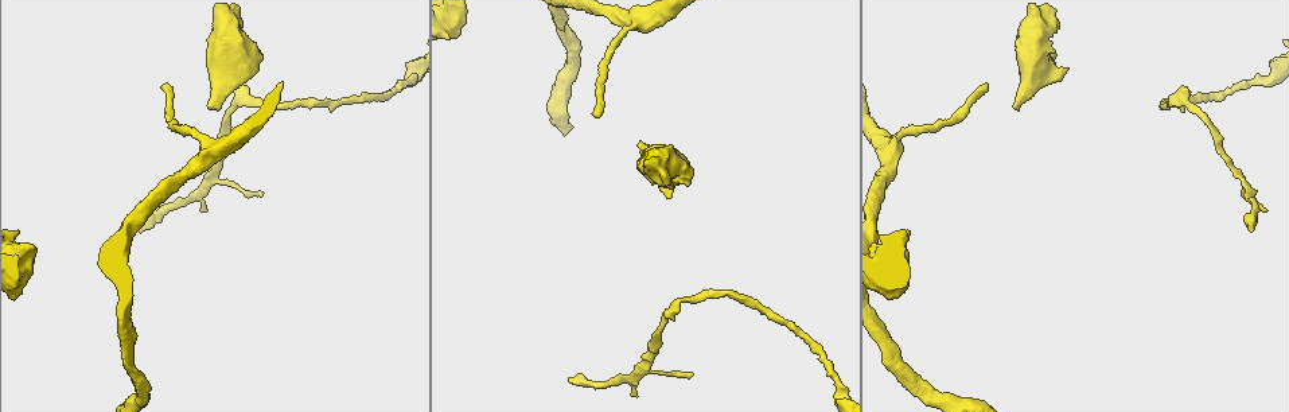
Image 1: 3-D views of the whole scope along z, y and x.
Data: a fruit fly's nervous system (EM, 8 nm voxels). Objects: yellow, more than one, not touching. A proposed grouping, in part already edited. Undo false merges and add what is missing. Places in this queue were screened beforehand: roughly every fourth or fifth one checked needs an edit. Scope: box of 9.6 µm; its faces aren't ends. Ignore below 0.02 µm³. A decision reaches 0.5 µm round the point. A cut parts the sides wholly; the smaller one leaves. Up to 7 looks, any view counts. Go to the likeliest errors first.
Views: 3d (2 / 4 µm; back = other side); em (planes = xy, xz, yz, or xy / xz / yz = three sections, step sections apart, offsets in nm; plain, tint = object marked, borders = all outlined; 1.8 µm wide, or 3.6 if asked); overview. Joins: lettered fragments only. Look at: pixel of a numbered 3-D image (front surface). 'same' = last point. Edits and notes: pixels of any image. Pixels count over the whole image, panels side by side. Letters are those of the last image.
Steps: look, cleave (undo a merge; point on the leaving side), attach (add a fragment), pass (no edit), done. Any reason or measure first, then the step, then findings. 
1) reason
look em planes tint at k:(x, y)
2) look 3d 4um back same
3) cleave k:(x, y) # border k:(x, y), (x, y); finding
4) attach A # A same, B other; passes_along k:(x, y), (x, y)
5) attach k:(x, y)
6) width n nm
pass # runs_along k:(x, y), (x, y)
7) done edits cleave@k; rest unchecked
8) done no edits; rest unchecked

look 3d 4um at 1:(987, 86)

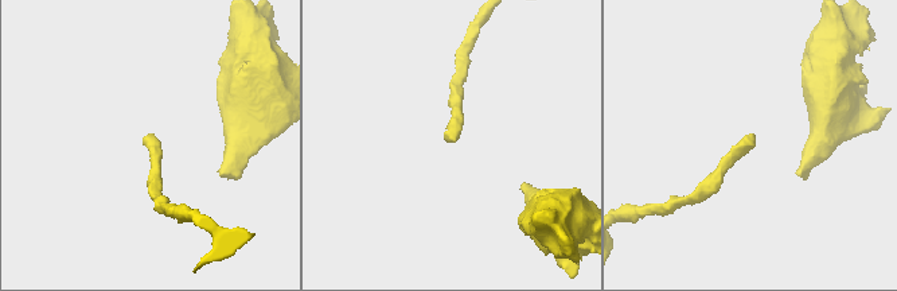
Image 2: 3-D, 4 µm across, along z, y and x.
need the tissue
look em planes borders at 2:(754, 145)

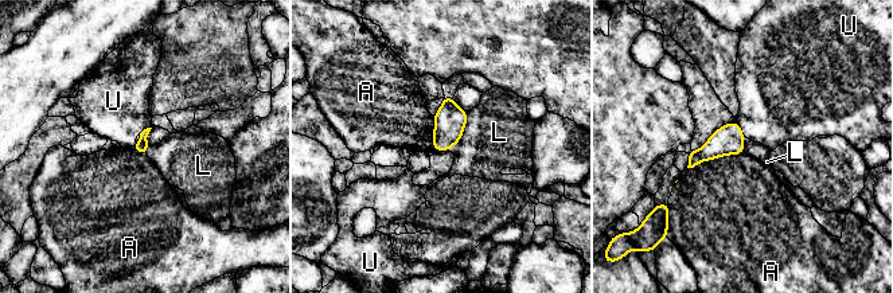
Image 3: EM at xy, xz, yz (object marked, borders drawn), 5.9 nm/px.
longest_contact A 360 nm
attach U # A other, L other, U same; it goes on there

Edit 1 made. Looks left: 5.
see it whole again
look overview

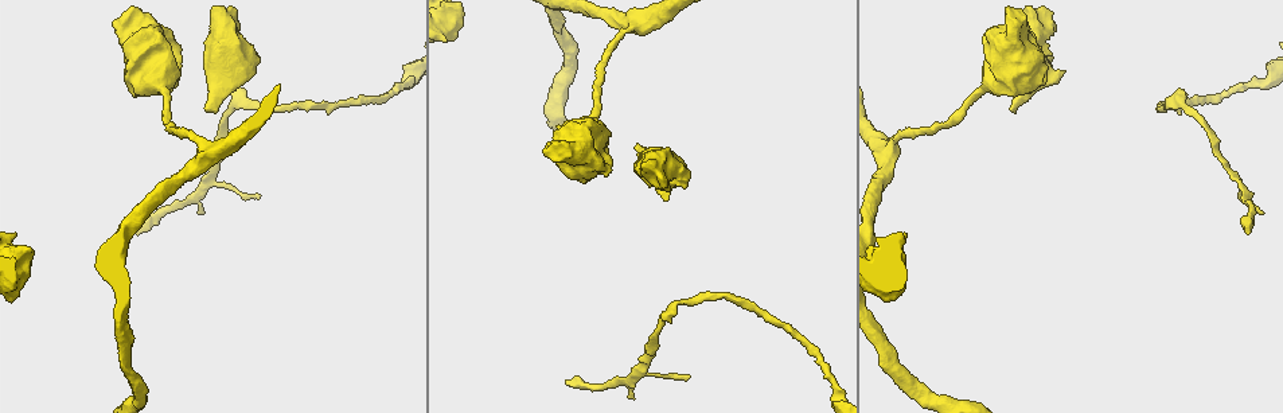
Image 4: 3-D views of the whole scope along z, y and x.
calibre changes
look em 3.6um planes tint at 4:(452, 14)

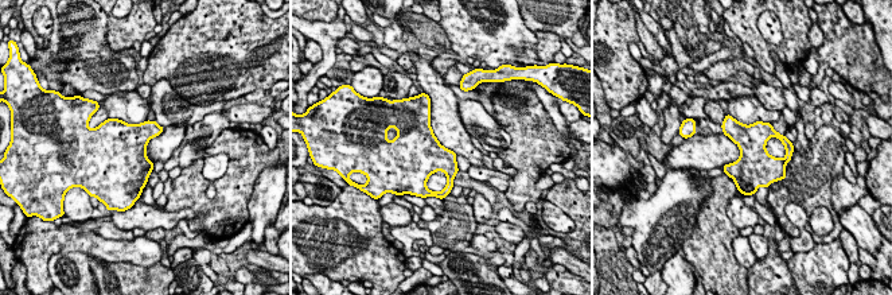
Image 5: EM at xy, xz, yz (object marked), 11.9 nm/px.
what lies round it
look em 3.6um planes borders same

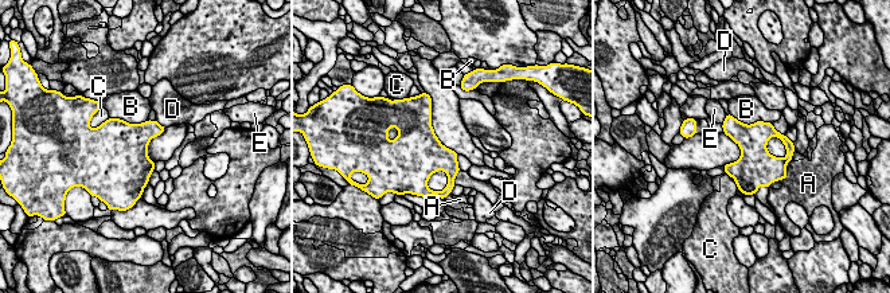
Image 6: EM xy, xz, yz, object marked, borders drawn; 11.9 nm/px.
longest_contact B 550 nm
pass # A other, B other, C other, D other, E other; border 6:(730, 113), (746, 124), (772, 124); continuous, no second cell

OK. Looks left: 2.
sharp bend
look 3d 4um at 4:(672, 306)

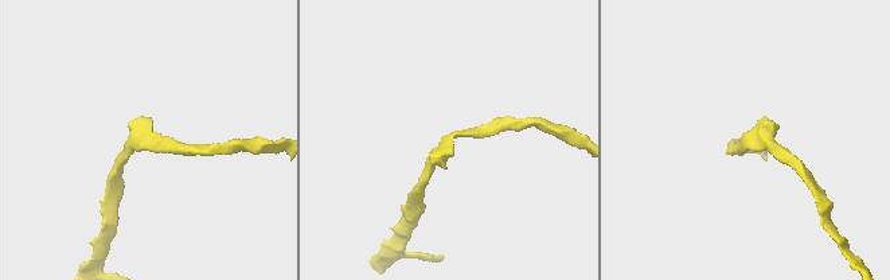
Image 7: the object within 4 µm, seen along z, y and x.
shape alone is not enough
look em planes borders at 7:(448, 138)

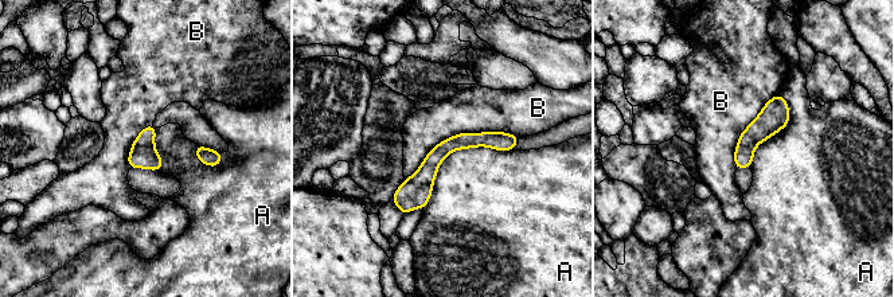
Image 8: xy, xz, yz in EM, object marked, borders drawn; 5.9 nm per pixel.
width 110 nm
pass # A other, B other; border 8:(512, 149), (452, 151), (424, 208); continuous, no second cell

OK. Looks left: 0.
done edits attach@3; rest unchecked

